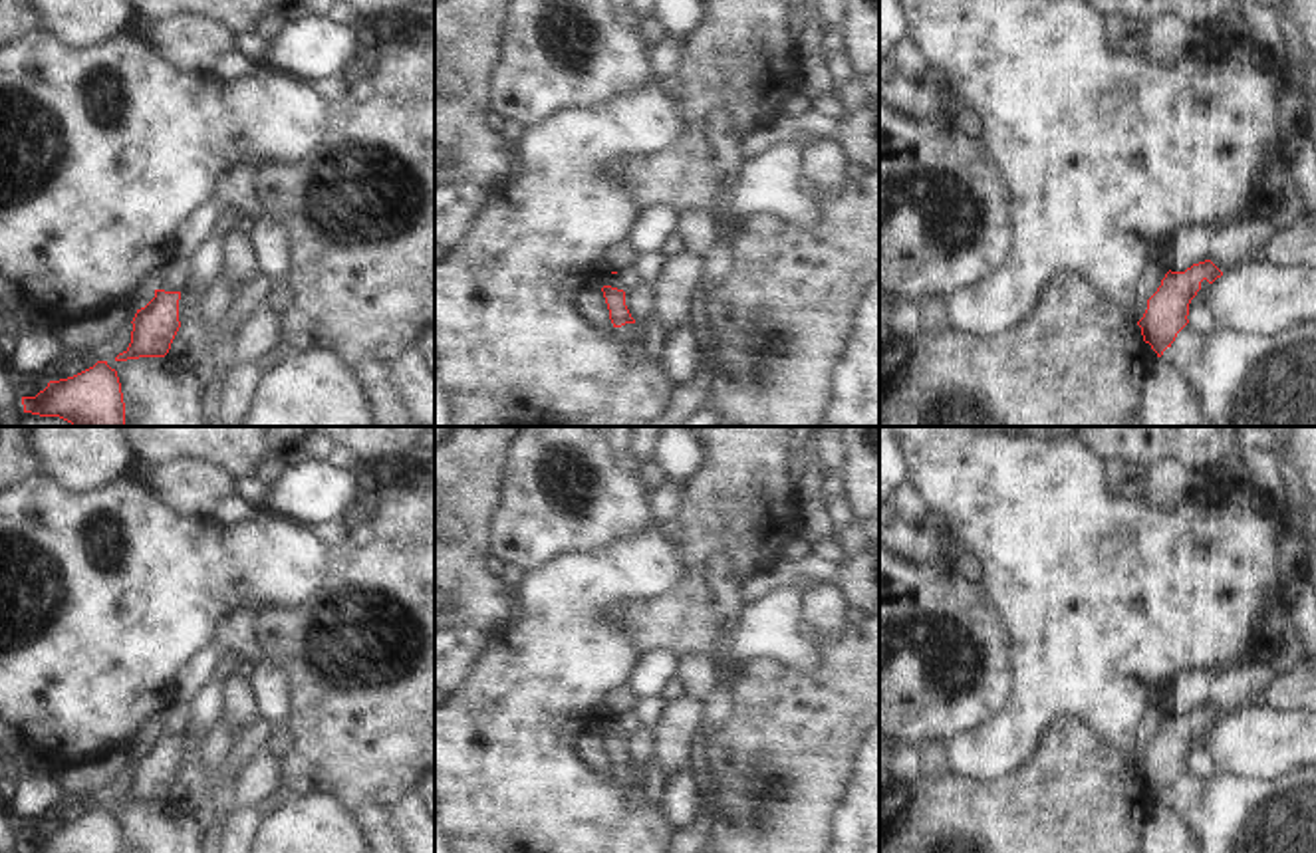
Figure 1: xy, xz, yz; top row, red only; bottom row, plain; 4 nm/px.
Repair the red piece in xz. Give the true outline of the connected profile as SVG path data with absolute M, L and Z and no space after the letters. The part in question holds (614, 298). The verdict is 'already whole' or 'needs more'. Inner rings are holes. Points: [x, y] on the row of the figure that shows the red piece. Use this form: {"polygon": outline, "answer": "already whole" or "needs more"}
{"polygon": "M603 286L601 292L605 298L607 309L609 309L609 319L611 319L613 327L617 329L617 343L619 343L623 355L631 357L631 355L639 353L641 351L641 333L625 305L625 292L611 288L611 286Z", "answer": "needs more"}

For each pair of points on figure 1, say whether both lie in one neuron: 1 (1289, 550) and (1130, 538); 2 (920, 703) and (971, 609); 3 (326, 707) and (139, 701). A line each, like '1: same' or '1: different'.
1: different
2: same
3: different

